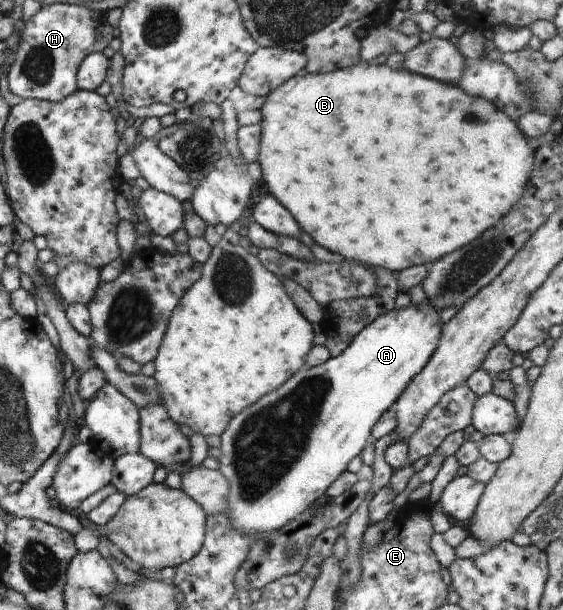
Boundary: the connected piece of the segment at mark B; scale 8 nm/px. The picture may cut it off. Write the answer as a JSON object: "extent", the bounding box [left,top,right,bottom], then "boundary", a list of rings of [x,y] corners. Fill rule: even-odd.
{"extent":[257,63,534,272],"boundary":[[[360,63],[347,68],[337,69],[328,73],[318,72],[315,73],[300,73],[298,76],[291,77],[284,81],[282,85],[274,88],[268,95],[265,103],[260,109],[261,111],[261,138],[260,147],[258,151],[257,161],[260,164],[260,169],[263,173],[264,181],[268,185],[270,195],[277,198],[277,200],[295,217],[295,220],[299,223],[302,231],[308,233],[318,245],[326,247],[328,251],[332,253],[340,253],[346,260],[352,261],[353,263],[365,263],[367,267],[378,266],[387,269],[391,272],[401,272],[402,270],[408,269],[410,266],[431,264],[436,259],[440,259],[442,255],[448,255],[450,251],[456,251],[461,247],[464,247],[467,243],[475,240],[482,232],[485,232],[490,226],[494,225],[495,221],[498,221],[511,207],[516,203],[517,199],[523,194],[524,188],[527,186],[529,180],[529,173],[533,166],[534,152],[533,149],[528,145],[526,135],[520,131],[517,123],[509,116],[506,115],[498,106],[483,97],[472,97],[468,95],[462,88],[454,84],[446,84],[444,82],[433,80],[421,76],[420,74],[413,74],[406,69],[392,70],[386,64],[372,65],[369,63]],[[354,175],[356,179],[362,179],[362,183],[370,183],[366,185],[366,189],[362,189],[358,185],[356,193],[354,193]]]}

